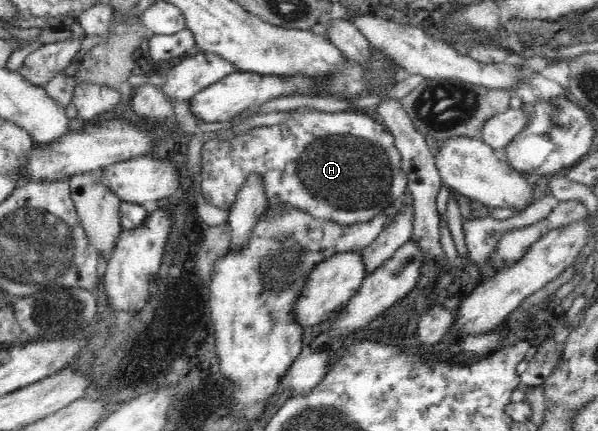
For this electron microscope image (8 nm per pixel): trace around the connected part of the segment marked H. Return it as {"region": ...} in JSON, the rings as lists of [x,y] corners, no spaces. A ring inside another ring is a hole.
{"region":[[[313,109],[291,111],[287,122],[272,126],[255,127],[239,133],[233,139],[207,141],[203,147],[201,193],[211,205],[229,210],[249,174],[263,176],[267,208],[281,204],[293,206],[320,220],[333,220],[342,226],[372,220],[389,206],[399,202],[408,189],[408,179],[402,168],[402,155],[394,135],[382,120],[373,114],[323,113]]]}

